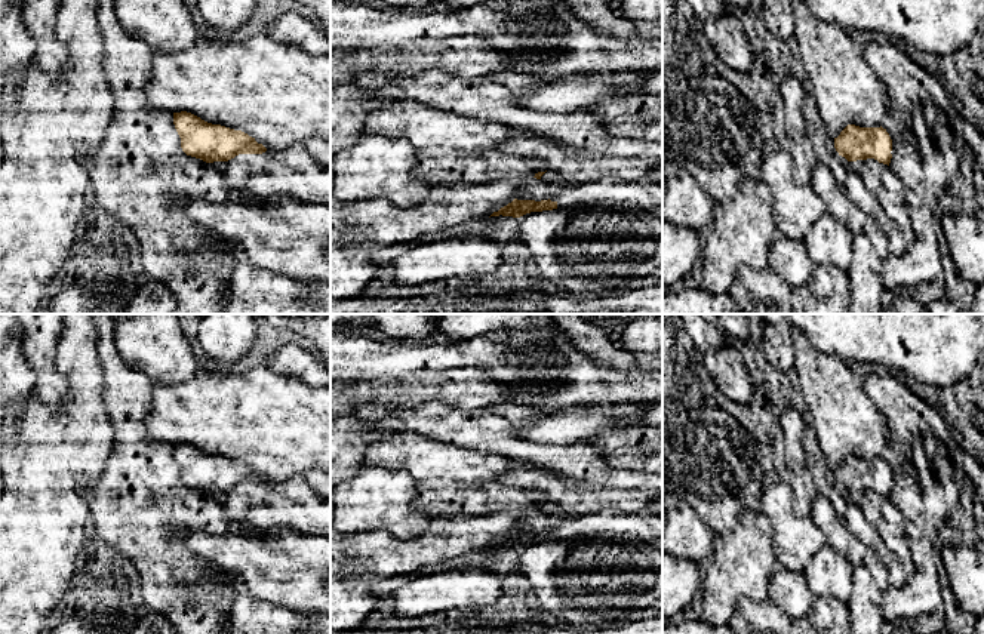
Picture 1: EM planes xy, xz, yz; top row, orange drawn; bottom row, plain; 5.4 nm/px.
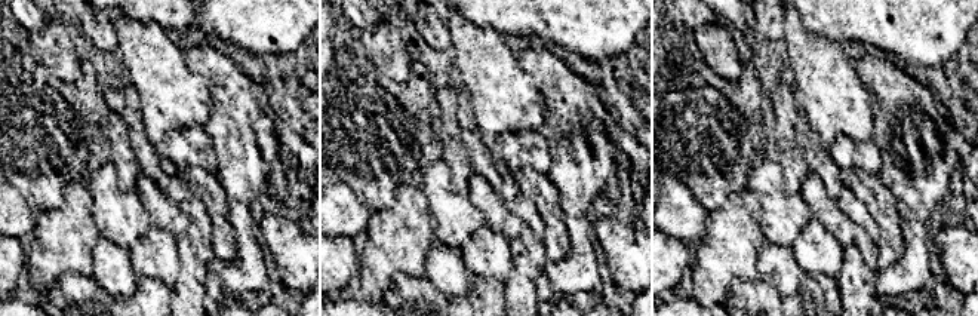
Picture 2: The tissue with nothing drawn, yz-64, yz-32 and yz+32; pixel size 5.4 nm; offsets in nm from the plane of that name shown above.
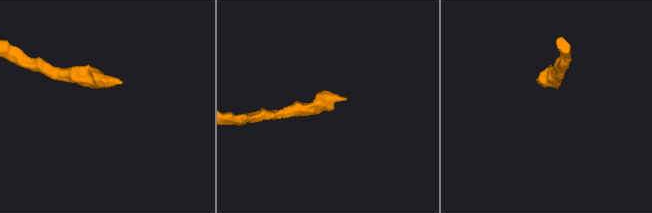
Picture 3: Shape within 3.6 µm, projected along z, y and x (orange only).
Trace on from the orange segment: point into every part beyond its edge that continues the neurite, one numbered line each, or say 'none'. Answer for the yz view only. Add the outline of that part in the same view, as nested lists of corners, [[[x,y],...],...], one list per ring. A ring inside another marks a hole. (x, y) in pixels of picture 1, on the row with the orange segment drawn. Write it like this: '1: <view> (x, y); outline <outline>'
none

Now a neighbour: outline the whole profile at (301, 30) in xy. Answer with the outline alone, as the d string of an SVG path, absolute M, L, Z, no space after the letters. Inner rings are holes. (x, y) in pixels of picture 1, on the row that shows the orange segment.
M285 12L264 33L276 41L299 46L311 55L330 53L330 39L311 15Z

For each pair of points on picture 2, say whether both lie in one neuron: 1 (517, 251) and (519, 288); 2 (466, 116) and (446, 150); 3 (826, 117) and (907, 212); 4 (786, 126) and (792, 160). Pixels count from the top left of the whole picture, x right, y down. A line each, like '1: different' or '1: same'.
1: same
2: different
3: different
4: same

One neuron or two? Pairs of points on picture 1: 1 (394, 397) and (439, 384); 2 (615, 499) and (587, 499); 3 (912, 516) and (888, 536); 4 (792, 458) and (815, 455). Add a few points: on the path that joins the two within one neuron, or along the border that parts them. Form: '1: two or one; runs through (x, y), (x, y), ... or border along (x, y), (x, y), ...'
1: one; runs through (405, 393), (429, 390)
2: one; runs through (608, 498), (594, 498)
3: two; border along (888, 498), (907, 523)
4: two; border along (806, 422), (803, 452), (817, 489)

